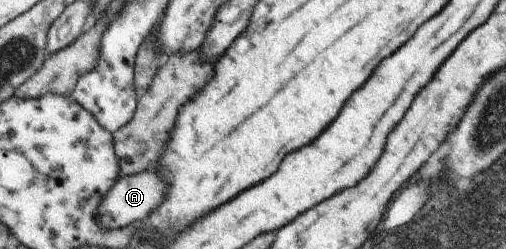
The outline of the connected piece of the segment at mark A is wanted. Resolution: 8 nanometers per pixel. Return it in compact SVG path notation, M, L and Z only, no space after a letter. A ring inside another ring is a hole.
M152 169L144 173L138 172L138 175L122 176L112 184L106 197L101 199L97 209L97 220L104 229L120 229L124 225L142 221L164 201L164 195L166 195L166 185L162 177L158 177L158 173Z

